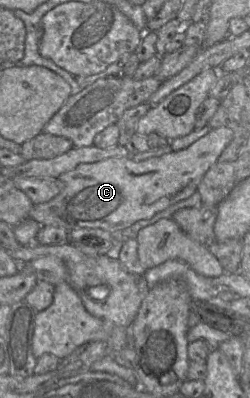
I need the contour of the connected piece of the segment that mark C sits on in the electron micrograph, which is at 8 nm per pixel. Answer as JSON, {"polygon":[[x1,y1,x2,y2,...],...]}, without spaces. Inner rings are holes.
{"polygon":[[216,128,181,151,135,161,131,157,108,158,86,163,62,174,62,191,52,200,33,206,30,218,41,226,52,225,68,232,79,228,98,228,118,235,134,223,150,219,169,206,189,198,209,168,215,164,233,139,233,131]]}

